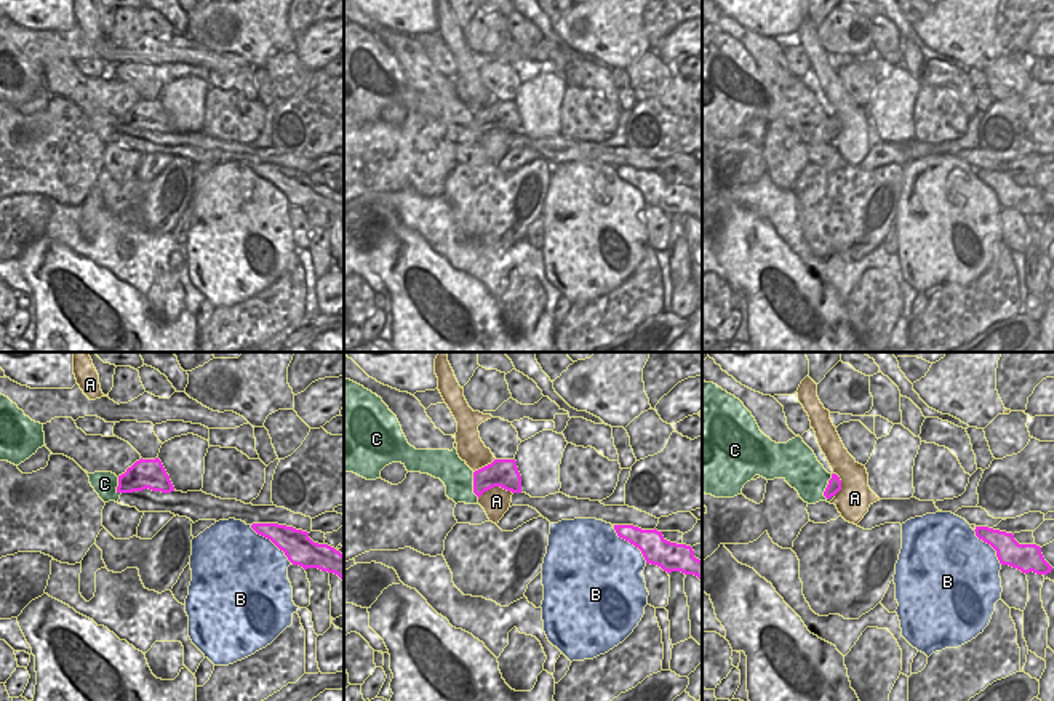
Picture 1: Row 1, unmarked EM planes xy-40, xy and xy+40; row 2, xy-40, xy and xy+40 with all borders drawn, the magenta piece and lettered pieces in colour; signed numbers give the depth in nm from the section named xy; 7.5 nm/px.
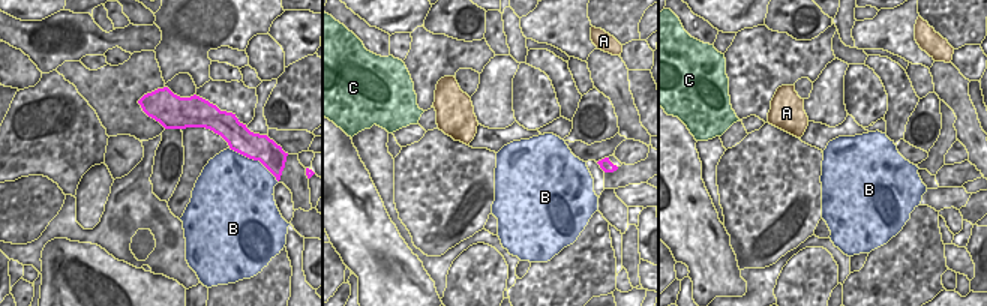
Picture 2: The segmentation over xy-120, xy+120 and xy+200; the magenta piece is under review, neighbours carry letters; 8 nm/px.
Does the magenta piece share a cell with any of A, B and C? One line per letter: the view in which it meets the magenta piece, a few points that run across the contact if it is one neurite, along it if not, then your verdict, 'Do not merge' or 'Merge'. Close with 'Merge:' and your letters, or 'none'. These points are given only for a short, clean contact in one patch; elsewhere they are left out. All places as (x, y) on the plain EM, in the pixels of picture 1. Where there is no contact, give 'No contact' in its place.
A: Touches magenta in xy. Line: xy (512, 133), (503, 128), (491, 128), (479, 141). Do not merge
B: Touches magenta in xy-40. Do not merge
C: Touches magenta in xy+40. Line: xy+40 (832, 116), (824, 133), (827, 141). Do not merge
Merge: none.

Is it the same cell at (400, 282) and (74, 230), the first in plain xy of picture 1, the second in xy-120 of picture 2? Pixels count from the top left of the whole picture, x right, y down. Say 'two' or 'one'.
two

